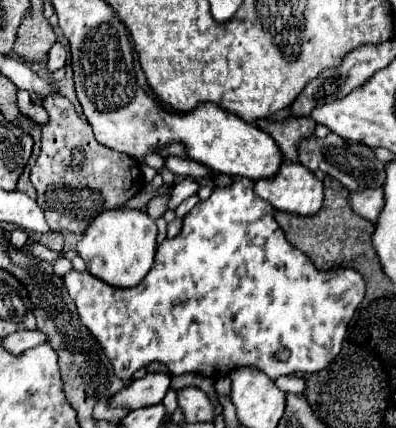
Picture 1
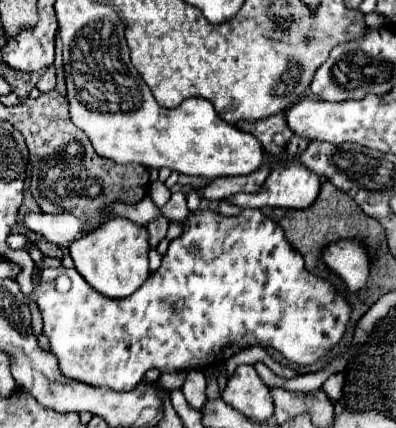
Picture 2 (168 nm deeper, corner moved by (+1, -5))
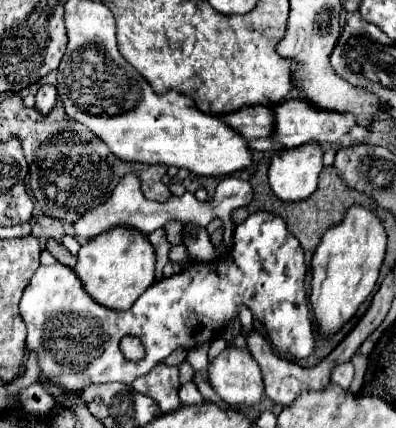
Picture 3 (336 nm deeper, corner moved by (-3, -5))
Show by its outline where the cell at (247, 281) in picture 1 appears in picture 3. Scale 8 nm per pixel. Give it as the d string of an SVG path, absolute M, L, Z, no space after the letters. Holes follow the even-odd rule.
M258 211L258 213L252 213L246 221L242 221L234 229L234 247L232 251L226 251L222 261L216 261L208 267L200 263L192 263L182 273L156 281L152 287L144 291L144 295L128 311L112 311L92 301L92 297L84 291L74 269L54 263L50 267L36 269L34 277L24 289L24 295L20 301L20 315L28 329L26 347L38 355L38 365L42 375L54 385L60 385L66 391L76 393L76 391L84 391L90 385L102 385L112 381L130 385L134 379L146 375L154 365L164 361L172 351L180 347L192 349L200 343L210 341L226 323L234 319L234 315L238 315L238 305L246 305L254 313L254 317L262 321L266 335L270 337L272 345L282 355L304 359L312 353L314 341L318 337L312 325L310 307L306 303L304 279L306 279L306 265L304 265L304 253L302 253L300 241L296 241L296 237L288 233L282 217L268 211ZM126 335L134 335L142 341L146 349L144 359L140 361L122 359L120 339Z

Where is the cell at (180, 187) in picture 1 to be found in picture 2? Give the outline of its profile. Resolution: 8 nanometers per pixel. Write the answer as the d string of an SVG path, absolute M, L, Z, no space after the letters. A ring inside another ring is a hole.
M154 181L150 185L150 197L152 197L156 207L164 207L168 203L168 199L170 199L170 191L160 181Z

